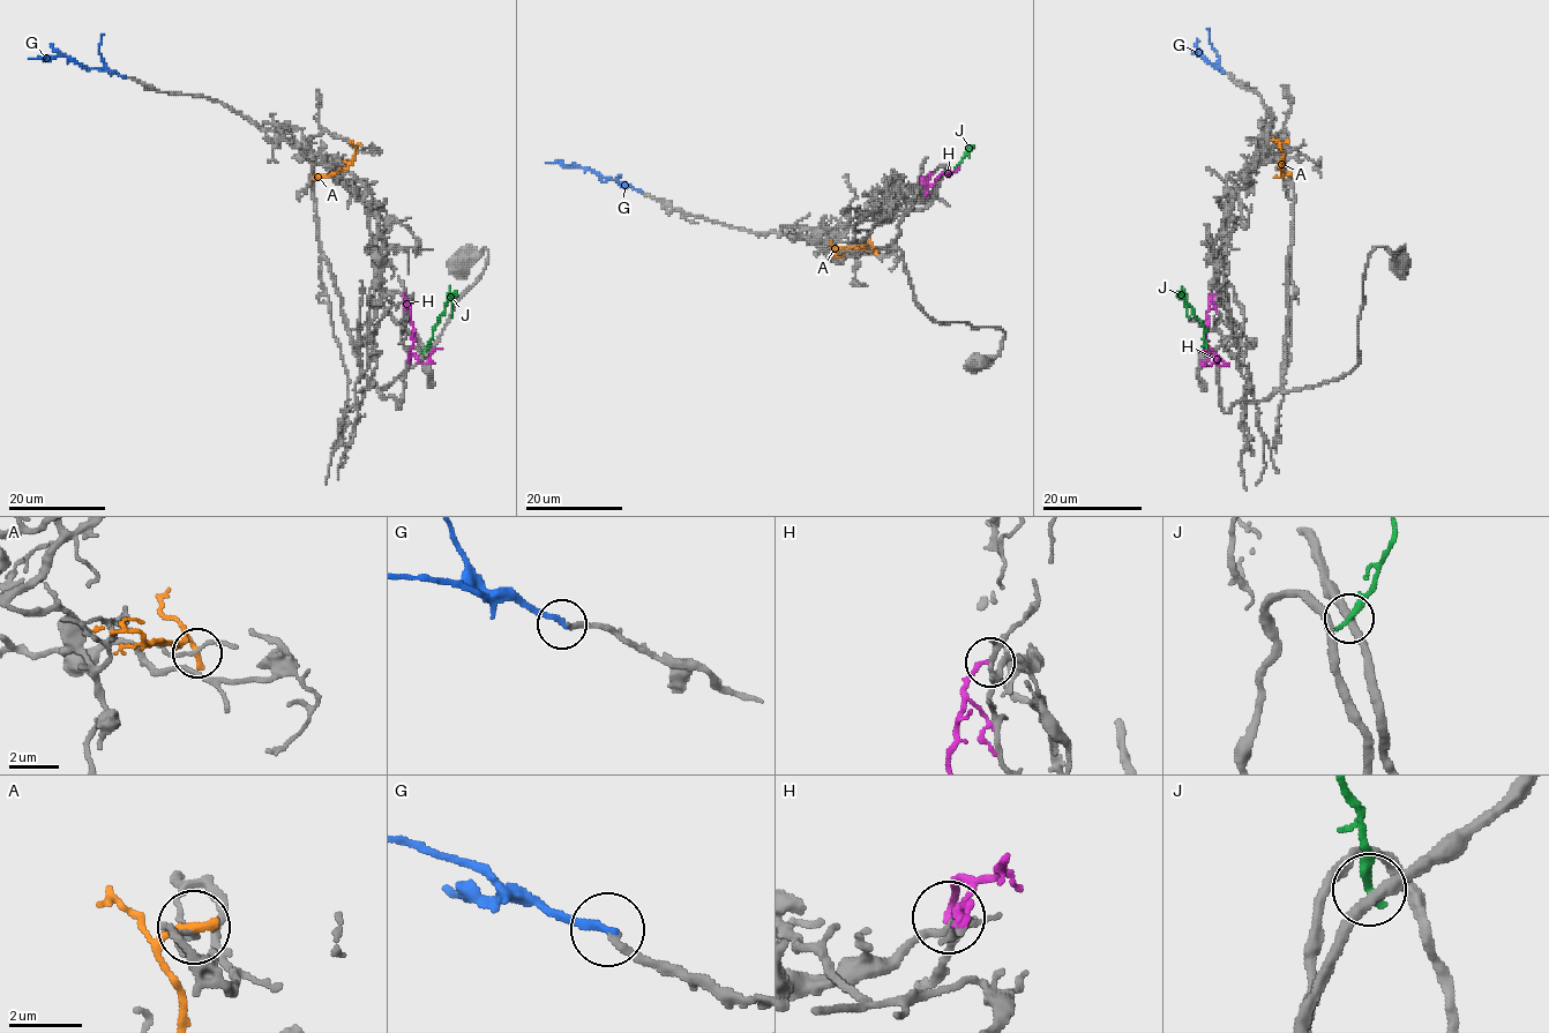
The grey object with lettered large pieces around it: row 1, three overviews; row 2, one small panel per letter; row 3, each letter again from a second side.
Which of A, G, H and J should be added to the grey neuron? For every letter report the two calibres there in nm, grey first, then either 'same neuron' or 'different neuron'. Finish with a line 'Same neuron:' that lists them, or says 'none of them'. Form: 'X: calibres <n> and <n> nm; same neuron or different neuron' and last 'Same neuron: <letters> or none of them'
A: calibres 110 and 280 nm; different neuron
G: calibres 200 and 220 nm; same neuron
H: calibres 190 and 170 nm; different neuron
J: calibres 320 and 300 nm; different neuron
Same neuron: G

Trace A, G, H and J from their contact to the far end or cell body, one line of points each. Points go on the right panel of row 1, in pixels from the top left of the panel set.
A: (1284, 142), (1280, 144), (1280, 172), (1287, 176)
G: (1224, 72), (1198, 50), (1195, 52)
H: (1215, 293), (1209, 305), (1206, 332), (1207, 345), (1217, 360), (1204, 366), (1209, 354), (1199, 351)
J: (1207, 354), (1204, 328), (1185, 301), (1190, 317)

